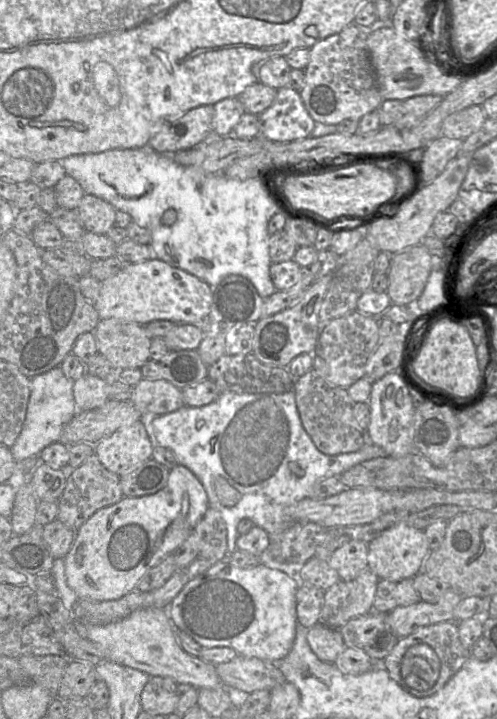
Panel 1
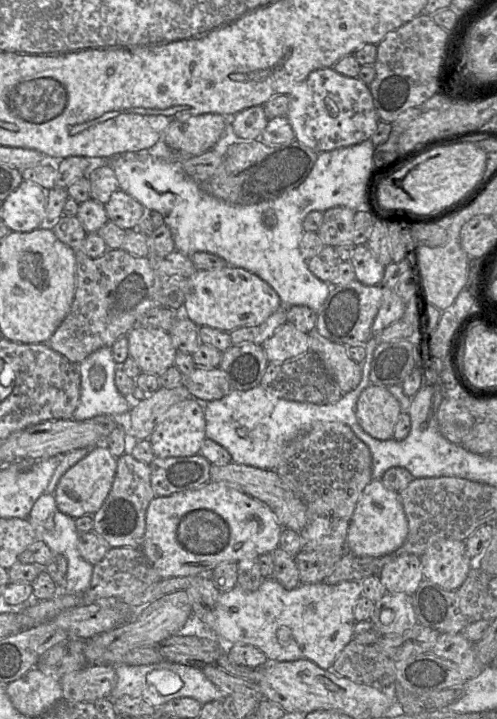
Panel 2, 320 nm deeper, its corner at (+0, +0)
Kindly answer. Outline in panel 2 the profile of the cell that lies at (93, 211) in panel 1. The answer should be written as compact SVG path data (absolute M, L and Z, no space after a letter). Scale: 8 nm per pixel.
M122 190L115 191L104 204L109 222L125 230L134 230L139 220L148 212L135 198Z

